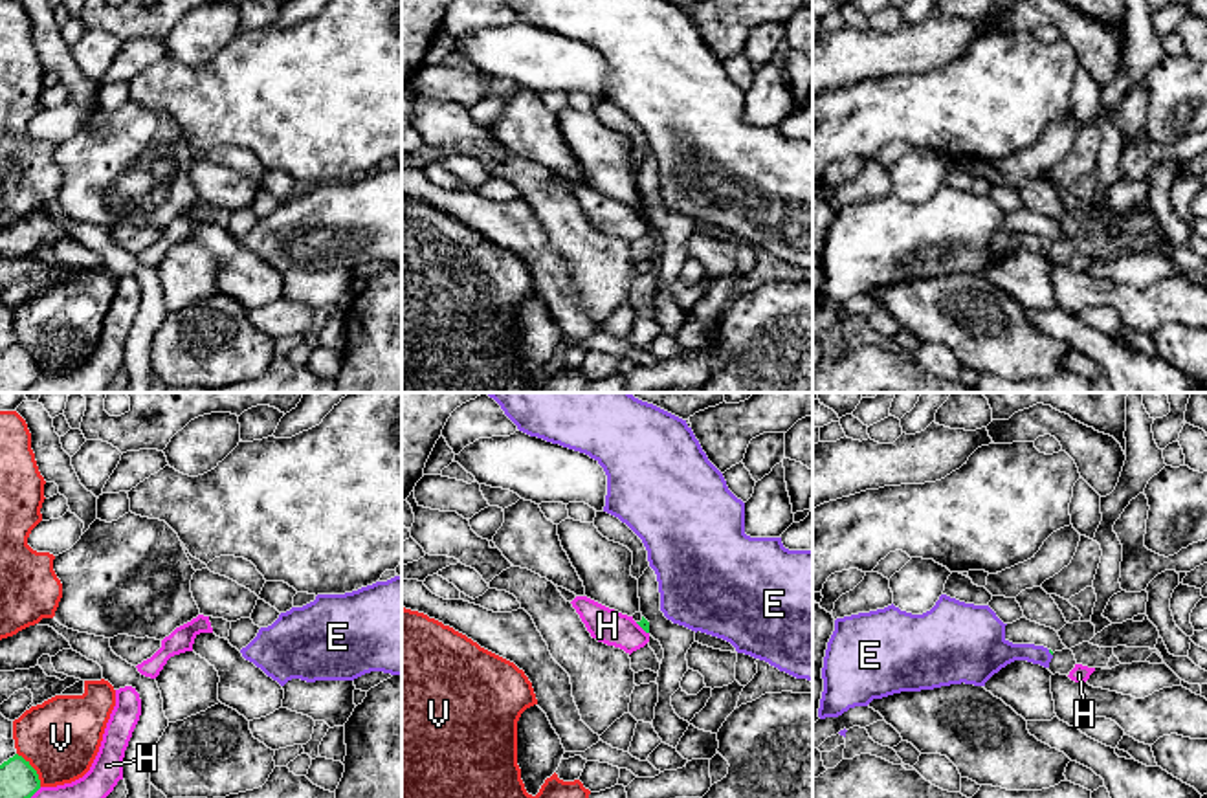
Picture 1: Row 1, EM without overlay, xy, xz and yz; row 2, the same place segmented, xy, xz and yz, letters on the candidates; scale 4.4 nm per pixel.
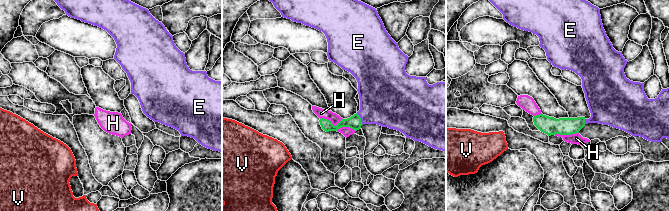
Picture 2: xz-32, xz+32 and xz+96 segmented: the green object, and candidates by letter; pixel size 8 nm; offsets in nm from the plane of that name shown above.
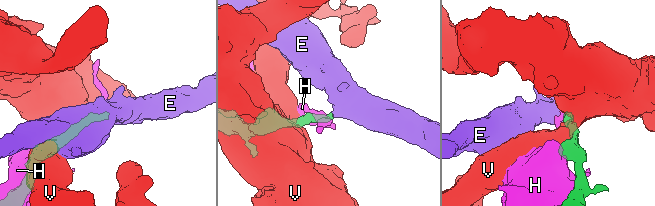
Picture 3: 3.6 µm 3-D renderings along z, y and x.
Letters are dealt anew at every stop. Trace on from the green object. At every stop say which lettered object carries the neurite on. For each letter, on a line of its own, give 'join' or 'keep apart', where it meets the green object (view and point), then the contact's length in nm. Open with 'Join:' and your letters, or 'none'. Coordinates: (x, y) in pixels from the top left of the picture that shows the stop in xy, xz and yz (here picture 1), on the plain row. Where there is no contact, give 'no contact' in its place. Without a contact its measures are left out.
Join: E
E: join; meets green in yz at (1050, 241); contact 40 nm long
H: keep apart; meets green in xy at (30, 386); contact 120 nm long
V: keep apart; meets green in xy at (33, 358); contact 190 nm long

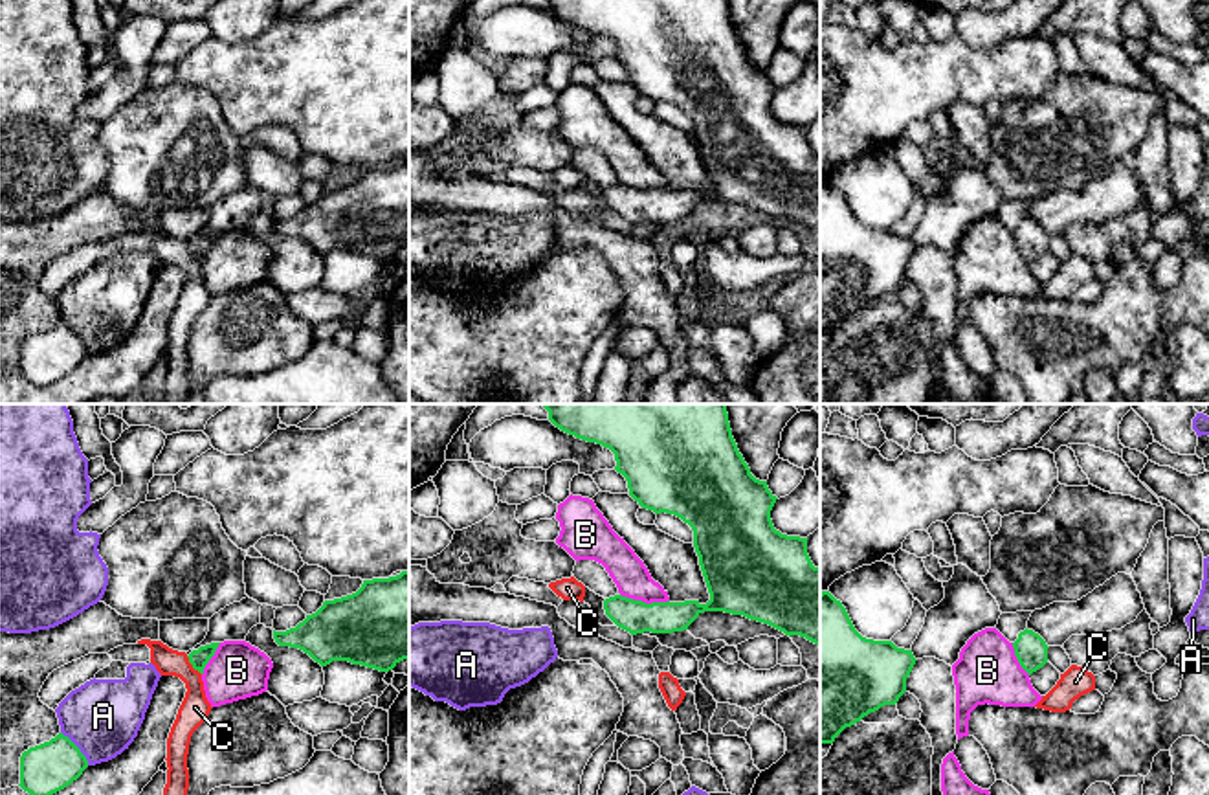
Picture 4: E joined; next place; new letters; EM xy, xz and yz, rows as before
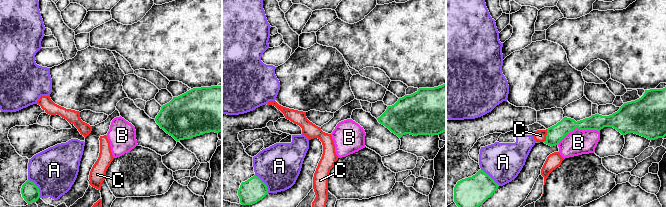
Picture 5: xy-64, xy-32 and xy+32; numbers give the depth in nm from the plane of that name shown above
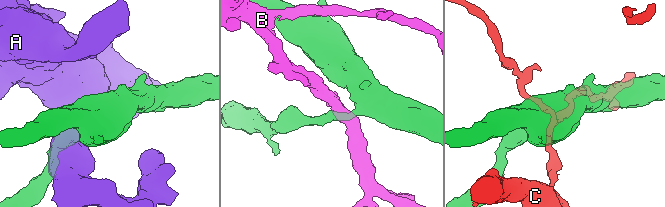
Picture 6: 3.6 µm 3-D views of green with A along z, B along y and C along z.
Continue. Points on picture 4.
Join: none
A: keep apart; meets green in xy at (77, 336); contact 200 nm long
B: keep apart; meets green in xz at (644, 191); contact 220 nm long
C: keep apart; meets green in xy at (191, 252); contact 110 nm long

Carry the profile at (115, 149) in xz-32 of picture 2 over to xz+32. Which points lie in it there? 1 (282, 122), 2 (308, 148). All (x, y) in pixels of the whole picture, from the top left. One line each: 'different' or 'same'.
1: different
2: different

